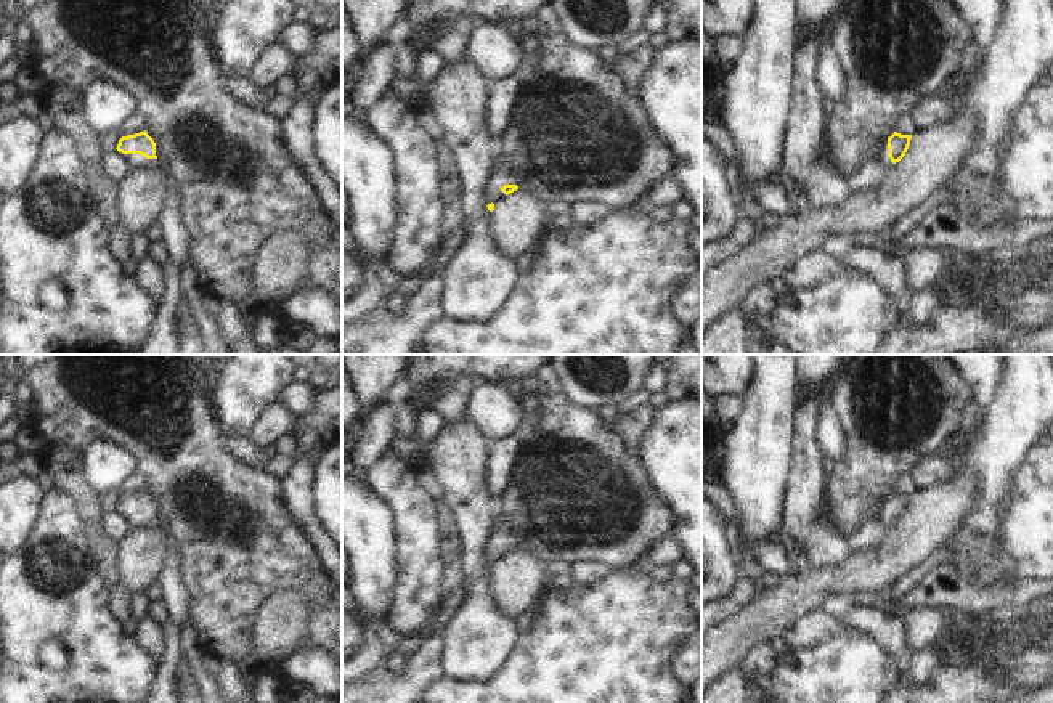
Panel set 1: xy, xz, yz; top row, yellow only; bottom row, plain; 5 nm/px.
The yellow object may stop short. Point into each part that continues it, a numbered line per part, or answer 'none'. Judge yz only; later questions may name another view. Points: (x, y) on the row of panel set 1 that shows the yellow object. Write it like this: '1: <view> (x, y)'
1: yz (872, 174)

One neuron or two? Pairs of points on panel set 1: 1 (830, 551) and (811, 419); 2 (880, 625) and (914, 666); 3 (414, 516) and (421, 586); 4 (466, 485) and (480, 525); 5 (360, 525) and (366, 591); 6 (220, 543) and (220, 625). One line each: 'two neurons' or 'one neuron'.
1: one neuron
2: one neuron
3: one neuron
4: one neuron
5: one neuron
6: one neuron

